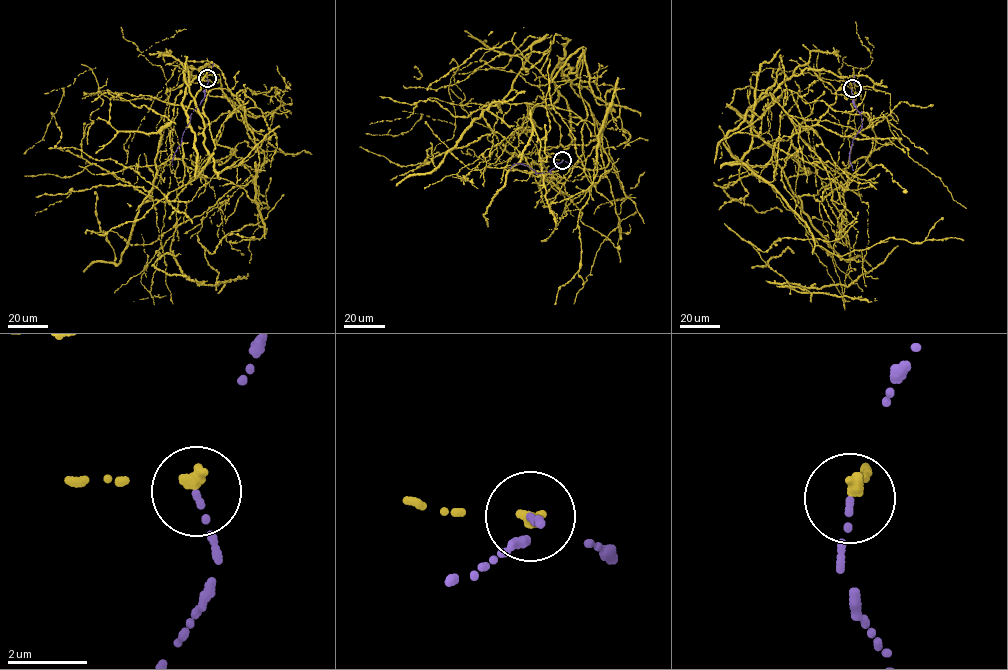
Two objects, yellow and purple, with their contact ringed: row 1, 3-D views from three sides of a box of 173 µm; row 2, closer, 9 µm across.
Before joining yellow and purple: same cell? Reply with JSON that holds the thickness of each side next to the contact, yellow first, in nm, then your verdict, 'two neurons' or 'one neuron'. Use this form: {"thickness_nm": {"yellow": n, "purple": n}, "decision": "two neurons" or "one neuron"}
{"thickness_nm": {"yellow": 280, "purple": 110}, "decision": "two neurons"}

